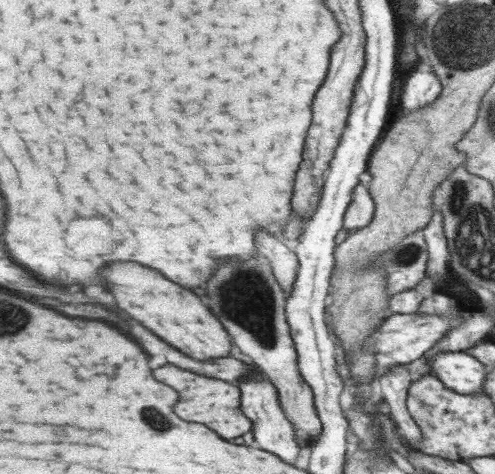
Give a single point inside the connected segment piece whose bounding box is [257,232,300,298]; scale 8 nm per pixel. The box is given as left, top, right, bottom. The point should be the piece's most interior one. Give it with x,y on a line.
285,265

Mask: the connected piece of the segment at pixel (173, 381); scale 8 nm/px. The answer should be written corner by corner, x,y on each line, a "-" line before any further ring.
173,364
157,368
153,374
157,376
157,380
169,384
171,388
175,388
179,392
179,402
175,404
175,412
183,420
206,424
225,440
239,438
239,436
253,430
253,420
249,420
249,417
245,416
245,412
241,409
242,390
239,385
205,378
205,376
193,374
189,370
173,366

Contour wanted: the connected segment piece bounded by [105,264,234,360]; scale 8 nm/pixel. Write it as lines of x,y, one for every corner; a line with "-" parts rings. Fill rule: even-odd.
113,264
113,268
109,268
105,276
109,276
109,284
115,298
119,298
119,306
161,340
169,342
173,348
195,360
231,356
234,343
232,336
220,318
203,304
203,300
195,292
185,290
183,286
167,280
161,272
145,268
141,264

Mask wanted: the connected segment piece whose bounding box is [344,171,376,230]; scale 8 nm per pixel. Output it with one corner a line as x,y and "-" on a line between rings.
366,171
359,175
359,183
353,192
353,201
345,213
344,228
356,230
367,226
376,210
376,204
369,193
369,176

